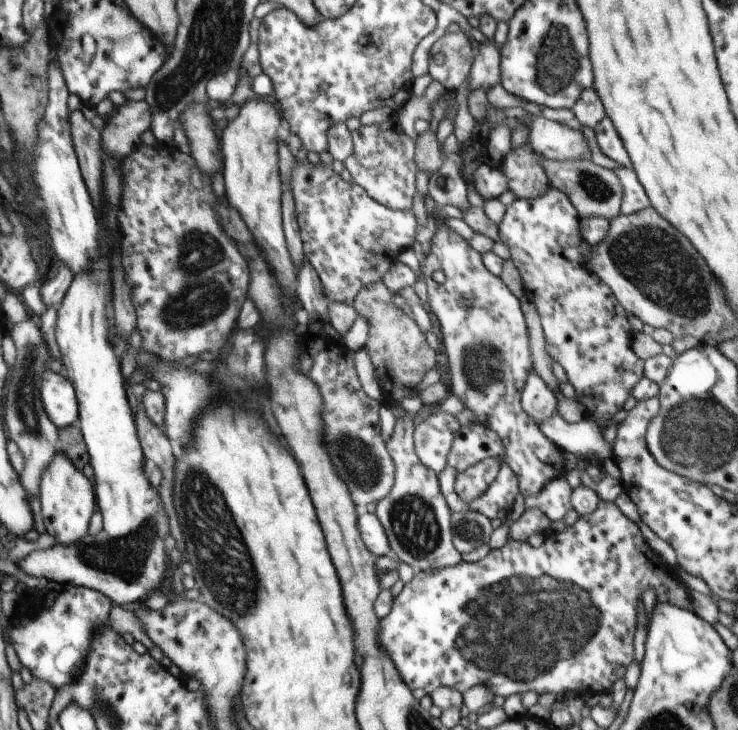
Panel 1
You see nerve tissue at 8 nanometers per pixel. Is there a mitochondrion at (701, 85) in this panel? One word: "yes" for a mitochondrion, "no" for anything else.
no

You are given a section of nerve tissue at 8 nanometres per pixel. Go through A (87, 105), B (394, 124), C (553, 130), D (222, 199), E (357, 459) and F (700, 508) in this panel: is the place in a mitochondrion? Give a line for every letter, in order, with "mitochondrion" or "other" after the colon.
A: other
B: other
C: other
D: other
E: mitochondrion
F: other

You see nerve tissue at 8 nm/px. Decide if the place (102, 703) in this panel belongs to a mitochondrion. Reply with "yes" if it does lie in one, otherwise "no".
yes

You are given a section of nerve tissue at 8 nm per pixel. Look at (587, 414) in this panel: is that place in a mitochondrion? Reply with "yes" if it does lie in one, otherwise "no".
no

